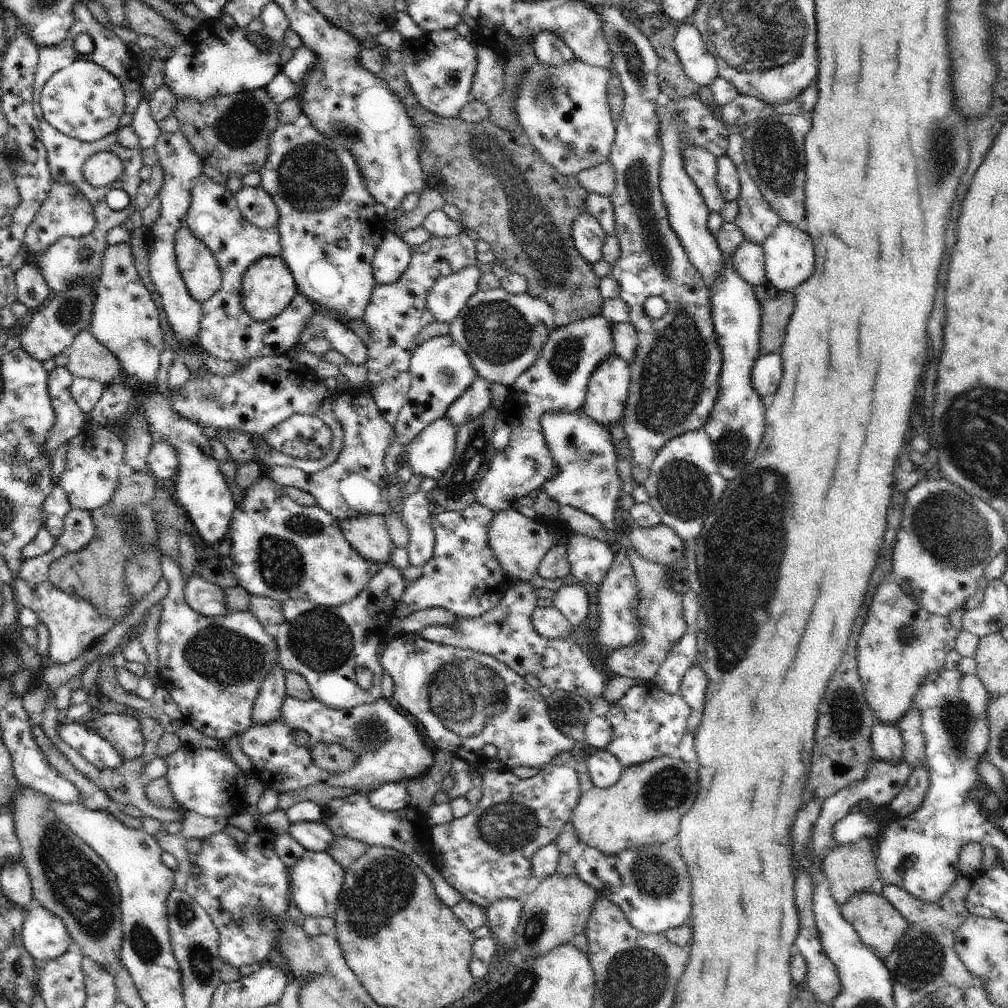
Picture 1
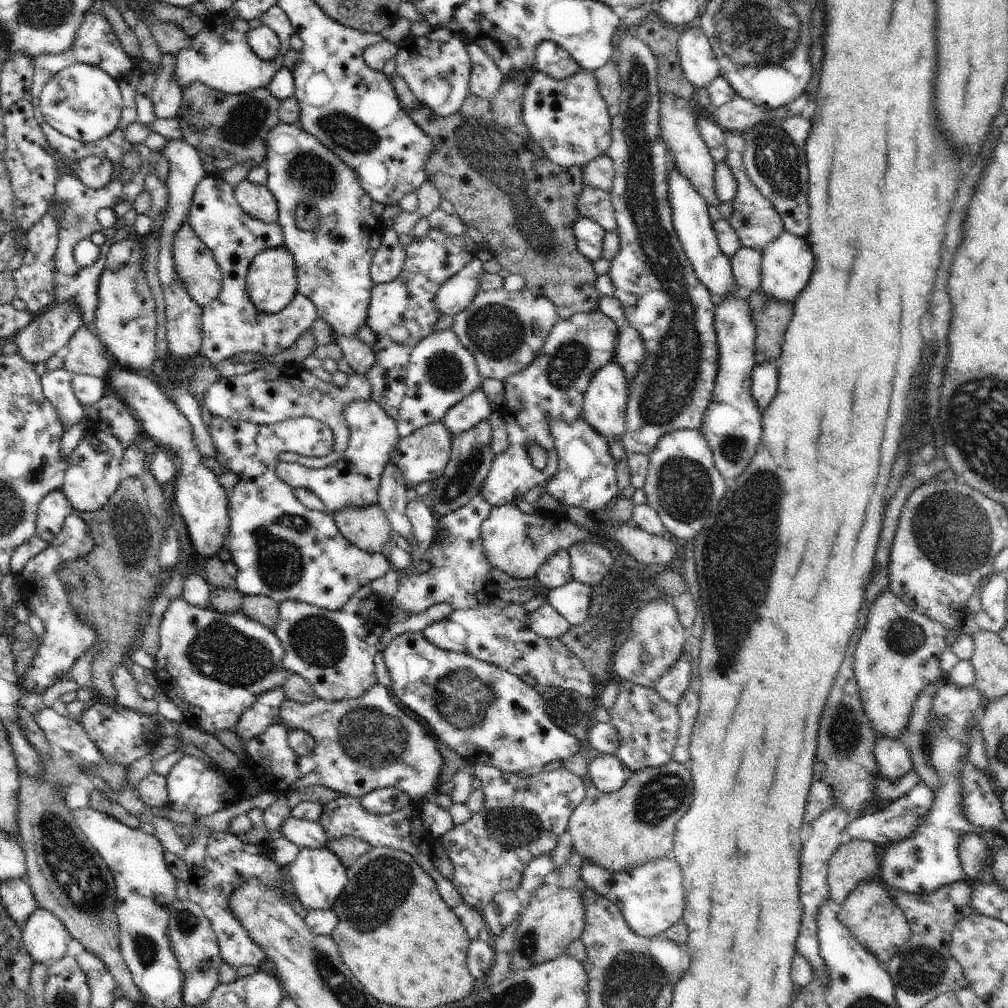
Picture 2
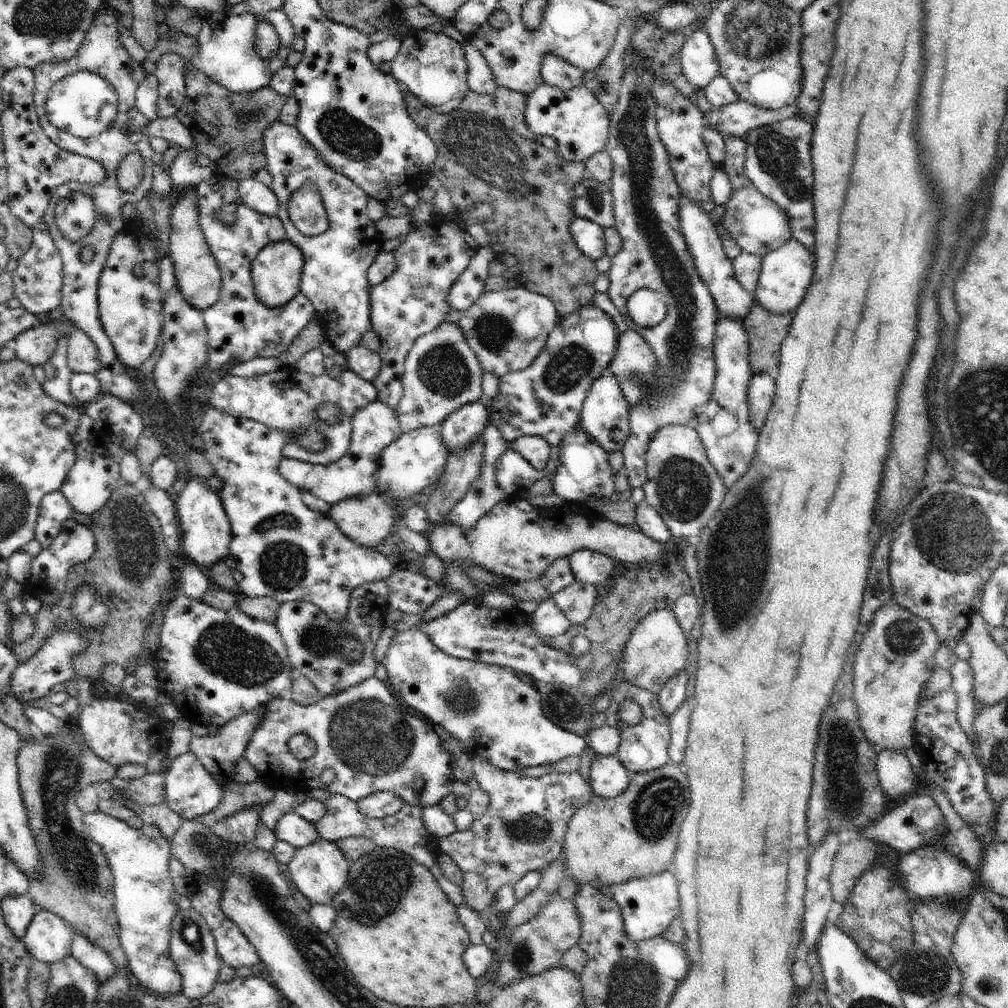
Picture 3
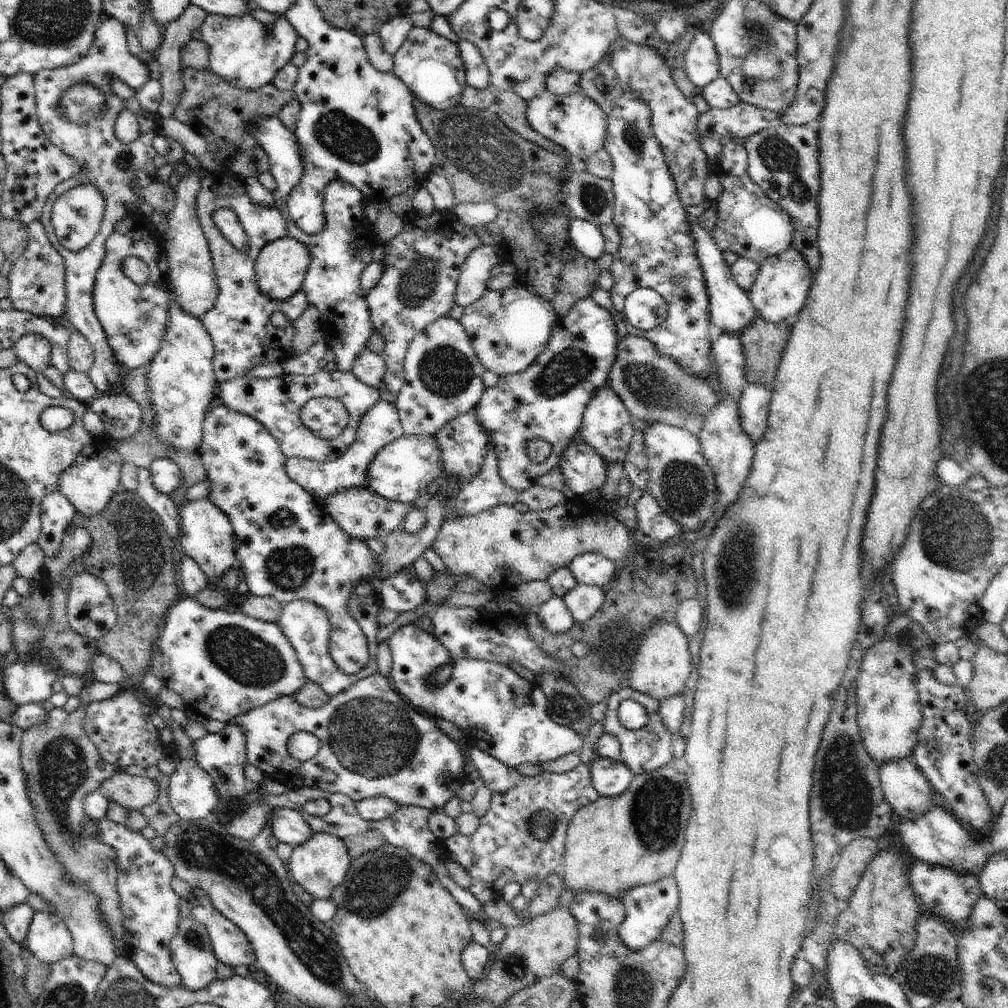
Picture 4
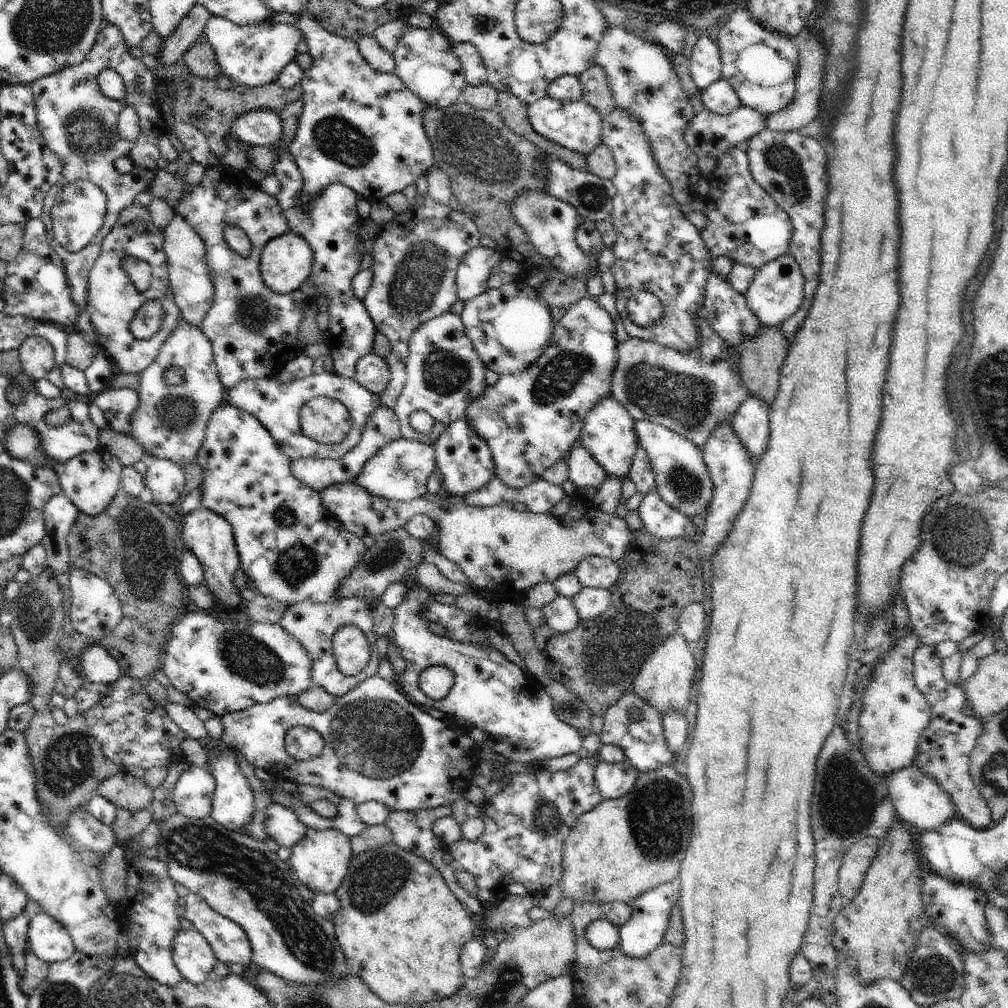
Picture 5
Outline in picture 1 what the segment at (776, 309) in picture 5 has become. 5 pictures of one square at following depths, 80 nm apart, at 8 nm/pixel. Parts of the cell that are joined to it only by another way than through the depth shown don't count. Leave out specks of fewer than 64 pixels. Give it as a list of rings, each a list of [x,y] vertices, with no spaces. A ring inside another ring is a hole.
[[[780,221],[776,230],[768,236],[763,245],[765,275],[767,281],[778,291],[794,292],[804,280],[812,276],[814,270],[814,246],[806,232],[791,224]]]

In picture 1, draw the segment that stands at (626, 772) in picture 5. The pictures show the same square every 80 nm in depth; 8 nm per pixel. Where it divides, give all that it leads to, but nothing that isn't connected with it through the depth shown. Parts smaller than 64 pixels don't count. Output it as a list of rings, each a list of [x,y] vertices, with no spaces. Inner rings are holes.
[[[599,750],[586,762],[593,784],[603,789],[614,786],[625,769],[620,761],[607,750]]]

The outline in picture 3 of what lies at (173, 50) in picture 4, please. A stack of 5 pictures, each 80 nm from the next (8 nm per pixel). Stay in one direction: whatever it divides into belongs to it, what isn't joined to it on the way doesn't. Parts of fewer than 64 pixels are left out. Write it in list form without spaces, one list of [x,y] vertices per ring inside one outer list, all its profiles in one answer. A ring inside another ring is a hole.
[[[164,52],[155,64],[159,80],[158,117],[175,116],[186,98],[185,60],[173,52]]]

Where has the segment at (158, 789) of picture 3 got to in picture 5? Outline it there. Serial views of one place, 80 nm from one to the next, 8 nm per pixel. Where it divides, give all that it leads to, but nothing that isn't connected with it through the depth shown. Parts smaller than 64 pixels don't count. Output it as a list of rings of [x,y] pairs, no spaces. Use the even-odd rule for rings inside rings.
[[[126,770],[104,779],[96,789],[96,794],[108,799],[118,809],[132,812],[148,808],[153,800],[153,792],[142,778],[136,778]]]

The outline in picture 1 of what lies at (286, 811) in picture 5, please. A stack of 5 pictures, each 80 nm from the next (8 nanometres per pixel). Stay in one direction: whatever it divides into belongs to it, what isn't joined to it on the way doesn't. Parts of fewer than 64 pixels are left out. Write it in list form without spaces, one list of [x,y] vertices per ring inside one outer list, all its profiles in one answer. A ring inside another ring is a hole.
[[[322,822],[292,823],[287,830],[305,849],[324,852],[336,838],[334,833]]]

